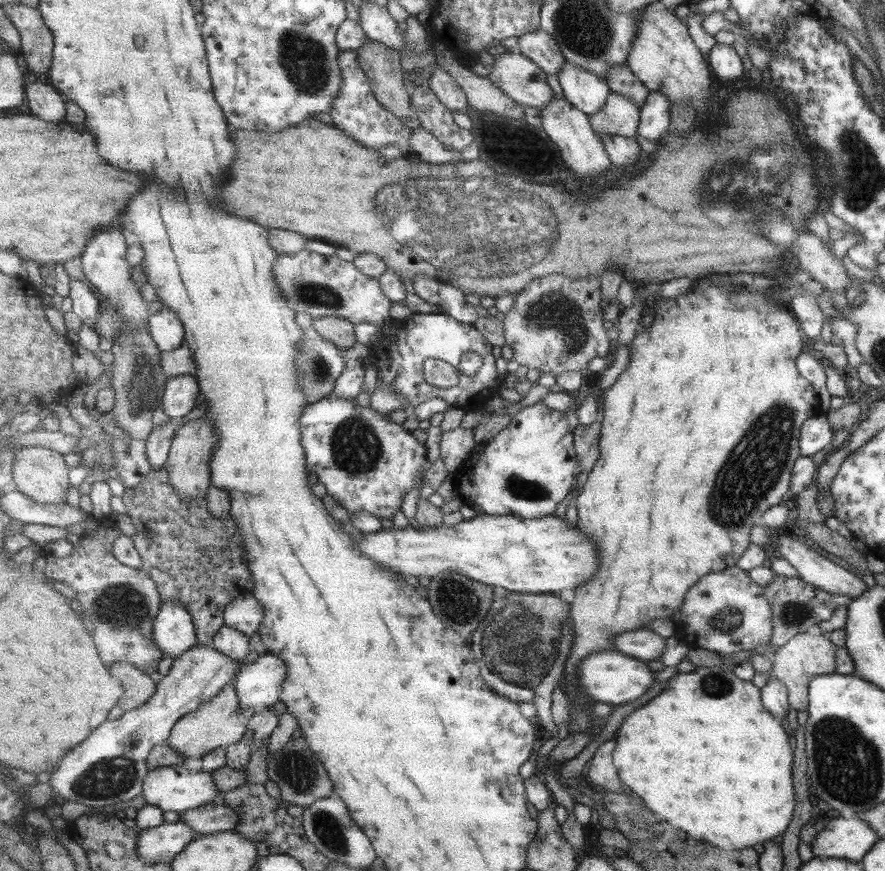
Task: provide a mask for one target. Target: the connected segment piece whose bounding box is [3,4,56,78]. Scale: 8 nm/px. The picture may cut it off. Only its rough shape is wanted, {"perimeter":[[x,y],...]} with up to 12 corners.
{"perimeter":[[3,6],[29,77],[53,64],[55,39],[38,7]]}

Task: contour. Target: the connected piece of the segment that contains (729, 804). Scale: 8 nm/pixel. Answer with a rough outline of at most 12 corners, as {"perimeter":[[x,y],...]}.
{"perimeter":[[720,667],[617,734],[625,784],[727,850],[781,834],[787,732]]}

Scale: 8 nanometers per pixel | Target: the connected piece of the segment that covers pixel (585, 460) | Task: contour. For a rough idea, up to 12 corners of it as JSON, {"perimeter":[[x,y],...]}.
{"perimeter":[[602,419],[578,425],[574,442],[581,472],[588,476],[600,459]]}

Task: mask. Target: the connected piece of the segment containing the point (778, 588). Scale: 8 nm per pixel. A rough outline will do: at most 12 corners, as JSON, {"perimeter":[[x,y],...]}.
{"perimeter":[[773,575],[773,642],[781,648],[827,620],[849,595]]}

